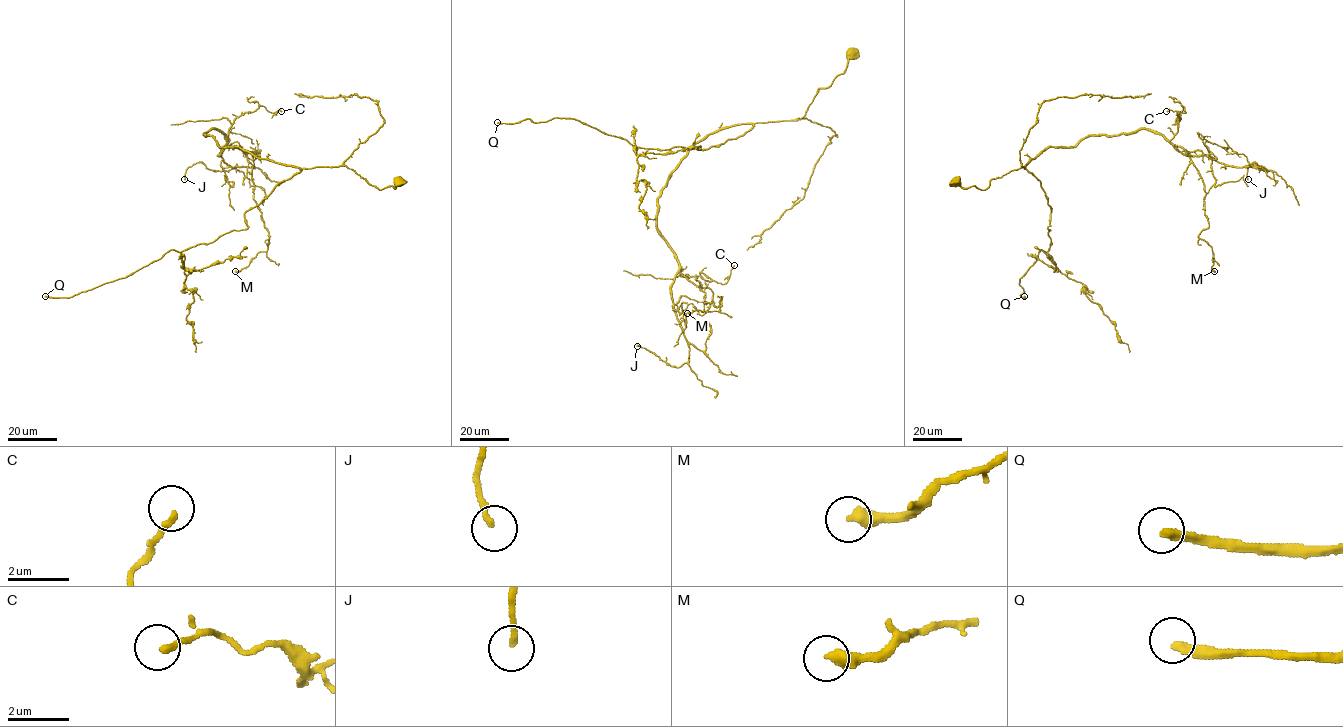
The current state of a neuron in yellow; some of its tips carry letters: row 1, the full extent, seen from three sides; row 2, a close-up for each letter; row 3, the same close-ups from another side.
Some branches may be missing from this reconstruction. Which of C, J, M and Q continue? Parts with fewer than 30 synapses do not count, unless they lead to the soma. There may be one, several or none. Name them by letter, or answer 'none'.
Q

